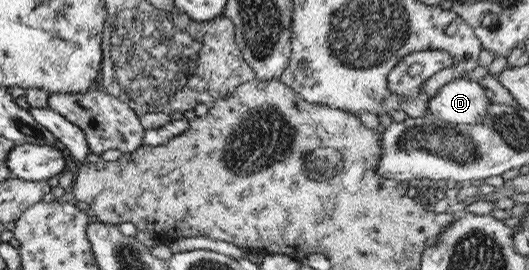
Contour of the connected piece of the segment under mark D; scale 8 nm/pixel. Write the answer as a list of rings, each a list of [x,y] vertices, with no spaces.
[[[457,78],[441,86],[435,95],[427,101],[427,114],[434,116],[438,123],[445,122],[453,124],[465,124],[469,129],[477,124],[480,125],[486,113],[486,106],[489,101],[485,95],[483,85],[477,81],[471,81],[467,78]]]

